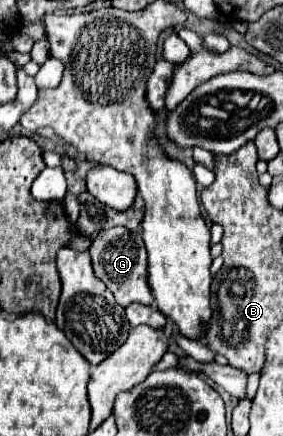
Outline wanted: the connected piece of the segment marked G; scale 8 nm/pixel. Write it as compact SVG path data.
M112 227L106 231L100 231L98 237L90 245L92 255L92 267L98 279L104 281L104 285L114 293L116 303L126 307L130 303L142 303L152 305L152 289L148 289L148 257L142 243L136 243L130 237L130 231L124 227Z

